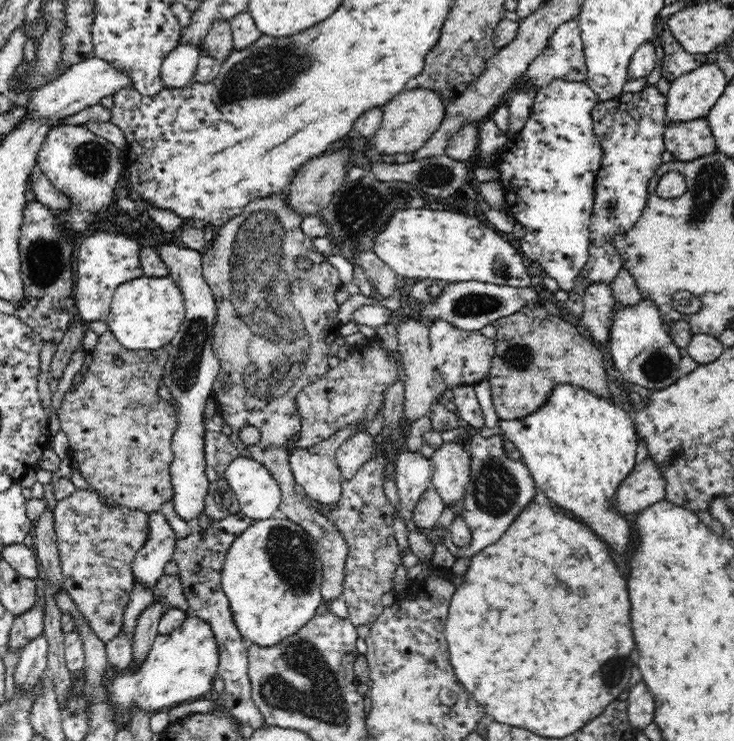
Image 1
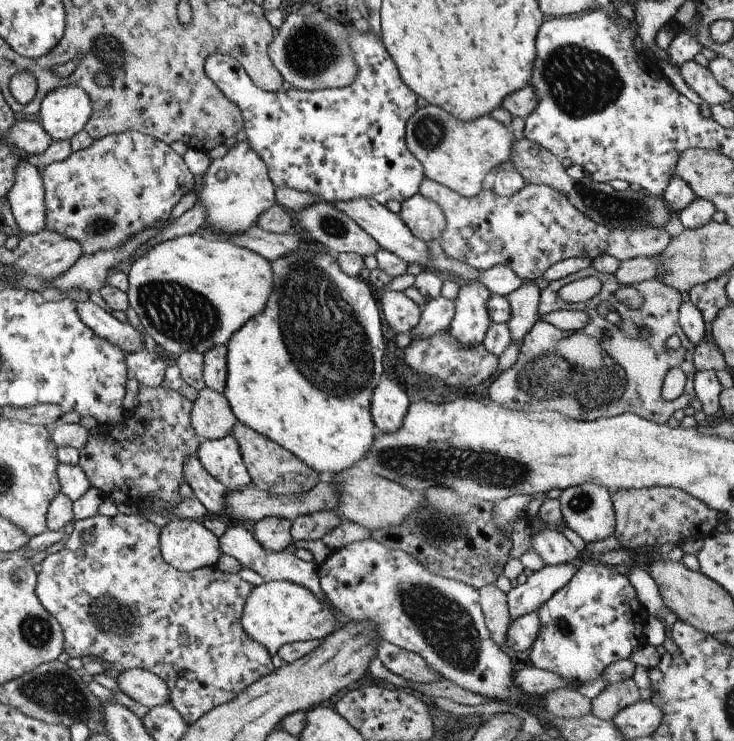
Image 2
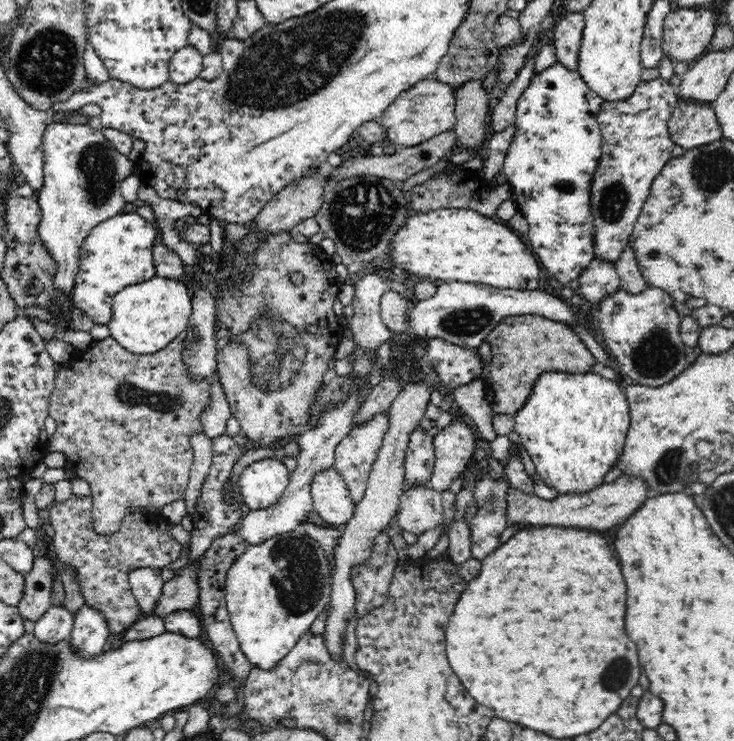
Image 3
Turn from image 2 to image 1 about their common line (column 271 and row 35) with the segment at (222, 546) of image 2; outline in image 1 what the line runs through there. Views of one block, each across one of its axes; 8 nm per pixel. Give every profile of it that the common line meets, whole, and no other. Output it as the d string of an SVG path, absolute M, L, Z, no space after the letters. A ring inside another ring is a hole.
M576 18L561 24L547 43L546 49L530 64L524 81L533 80L537 91L552 80L586 80L583 40Z

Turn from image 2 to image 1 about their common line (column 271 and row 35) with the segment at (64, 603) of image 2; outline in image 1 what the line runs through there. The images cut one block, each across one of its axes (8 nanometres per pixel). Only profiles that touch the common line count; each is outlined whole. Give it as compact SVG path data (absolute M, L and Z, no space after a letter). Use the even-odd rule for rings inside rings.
M665 21L664 27L666 29L663 36L663 43L660 44L655 40L655 44L662 47L662 78L667 78L669 81L676 81L687 72L702 66L706 61L704 54L690 54L686 52L680 43L671 35L667 23Z

